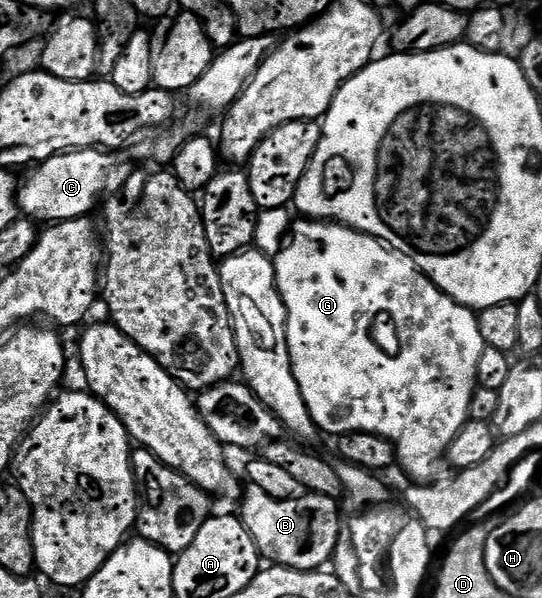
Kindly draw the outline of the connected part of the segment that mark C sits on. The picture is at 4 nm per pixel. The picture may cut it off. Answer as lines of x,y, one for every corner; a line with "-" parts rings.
80,147
77,151
62,151
38,164
32,170
35,172
18,184
20,212
35,221
44,219
47,225
90,216
111,175
111,159
107,155
110,154
106,150
97,147

